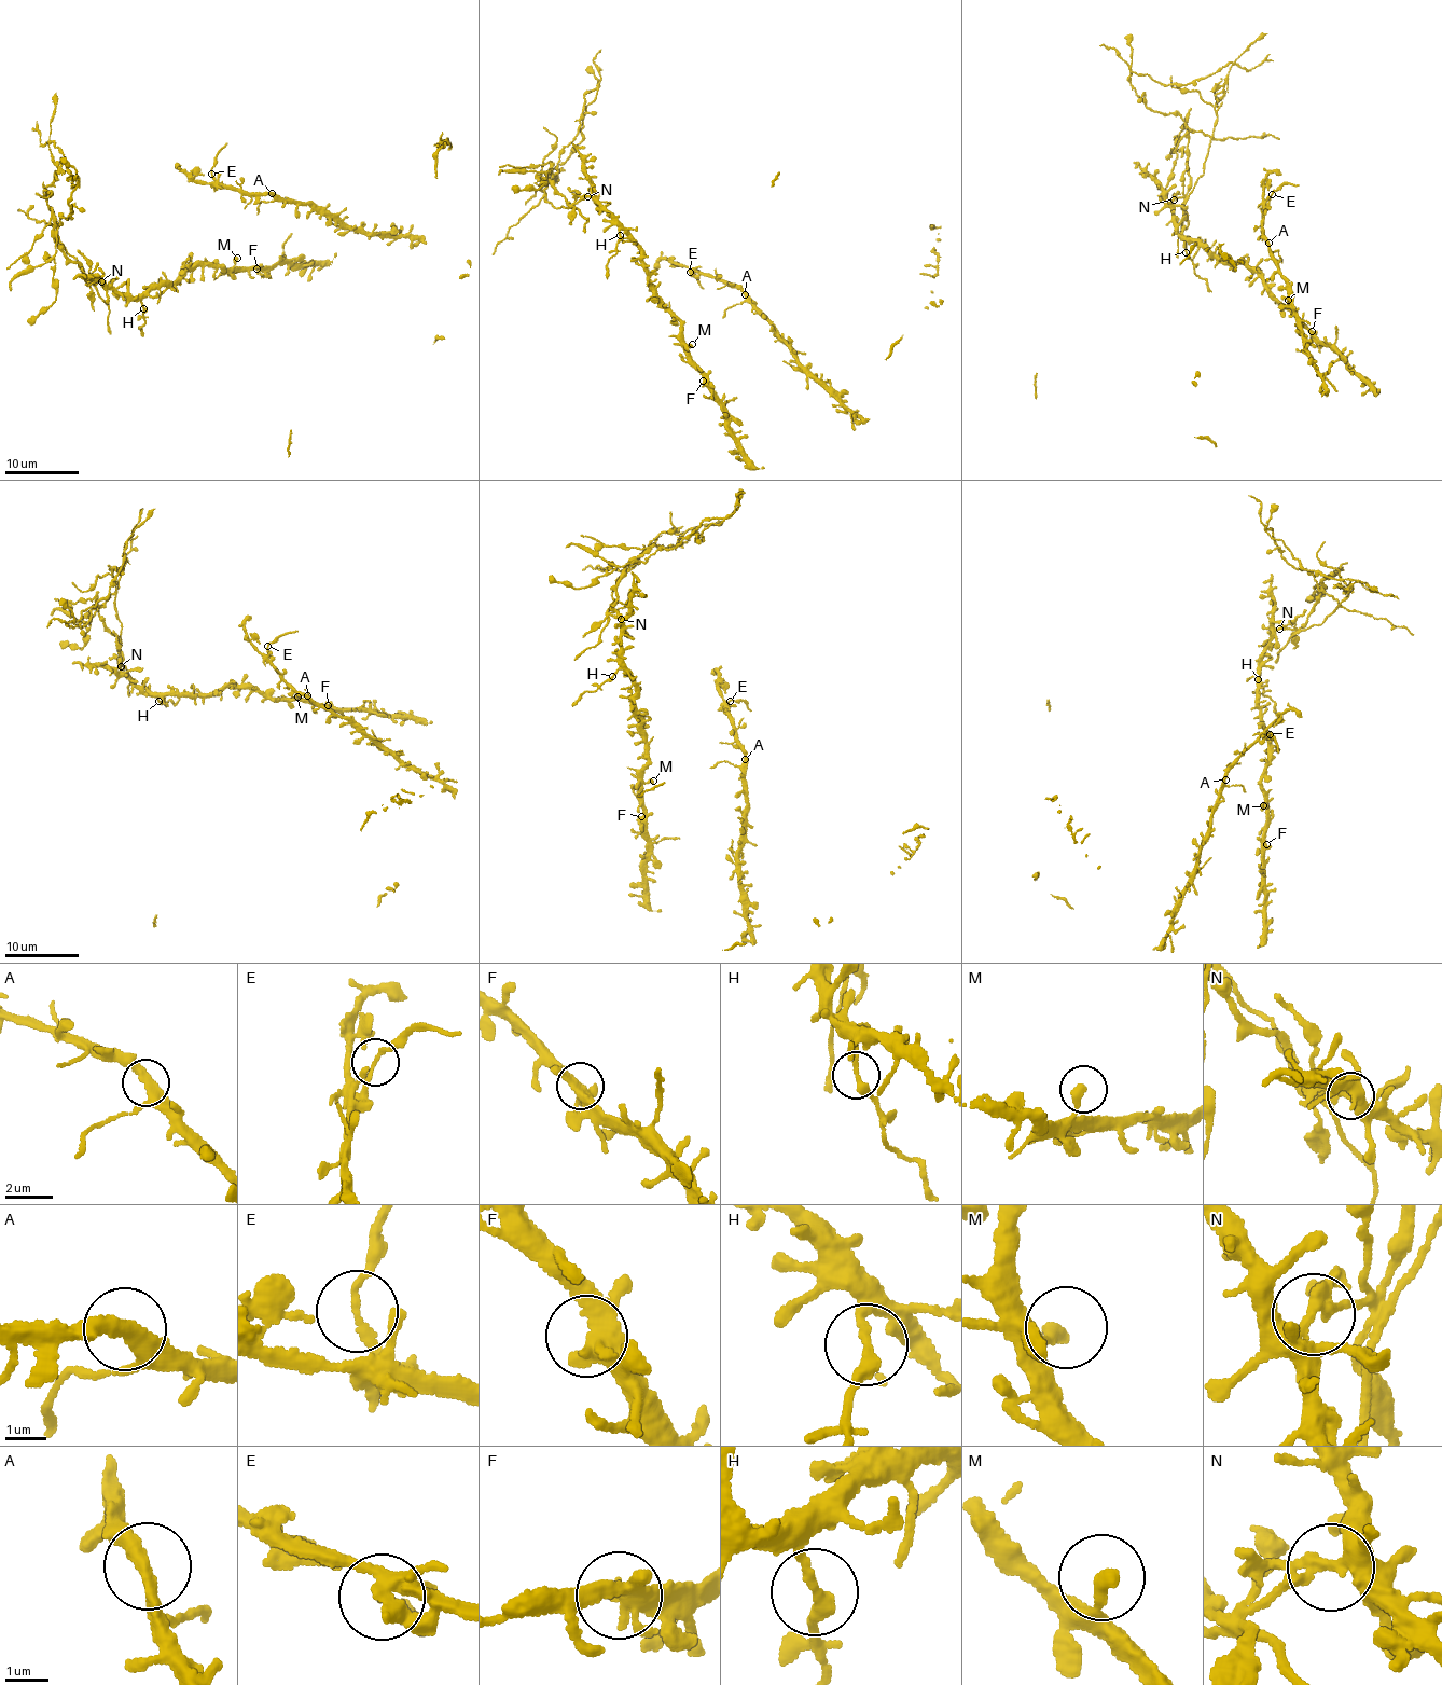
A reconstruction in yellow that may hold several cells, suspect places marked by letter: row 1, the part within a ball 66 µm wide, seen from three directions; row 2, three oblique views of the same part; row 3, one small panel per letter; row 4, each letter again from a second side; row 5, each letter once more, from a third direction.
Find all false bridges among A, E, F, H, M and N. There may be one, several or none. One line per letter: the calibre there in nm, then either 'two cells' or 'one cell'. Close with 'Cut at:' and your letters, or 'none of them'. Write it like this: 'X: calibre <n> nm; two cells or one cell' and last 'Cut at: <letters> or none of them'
A: calibre 380 nm; one cell
E: calibre 160 nm; two cells
F: calibre 400 nm; one cell
H: calibre 280 nm; two cells
M: calibre 360 nm; one cell
N: calibre 220 nm; two cells
Cut at: E, H, N

